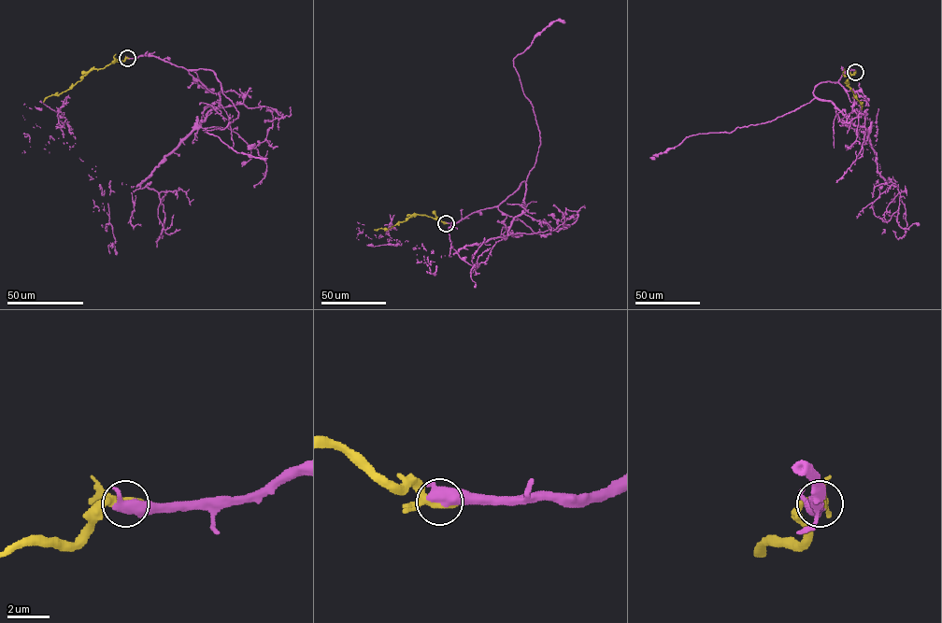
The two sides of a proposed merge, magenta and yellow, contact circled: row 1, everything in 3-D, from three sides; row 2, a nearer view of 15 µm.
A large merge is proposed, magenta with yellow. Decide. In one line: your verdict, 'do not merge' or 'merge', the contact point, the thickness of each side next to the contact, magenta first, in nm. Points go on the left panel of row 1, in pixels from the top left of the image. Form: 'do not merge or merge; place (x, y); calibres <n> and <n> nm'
merge; place (127, 58); calibres 480 and 400 nm

